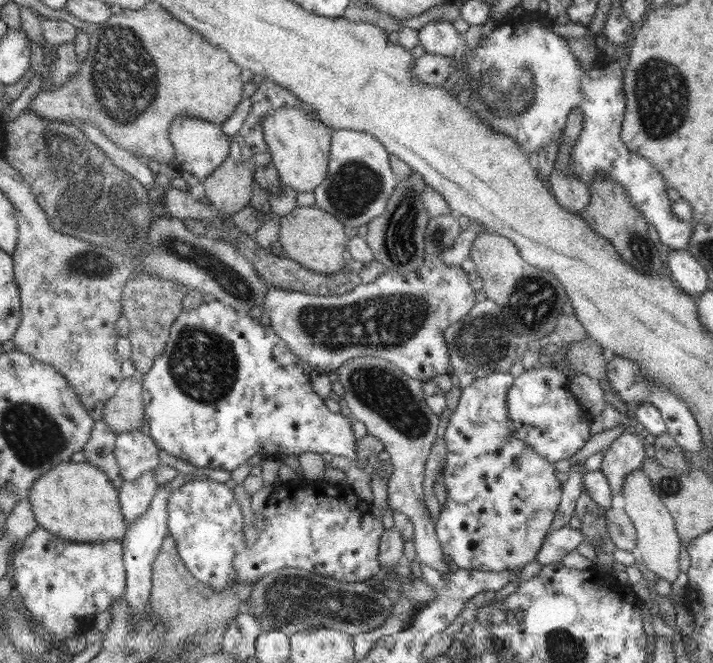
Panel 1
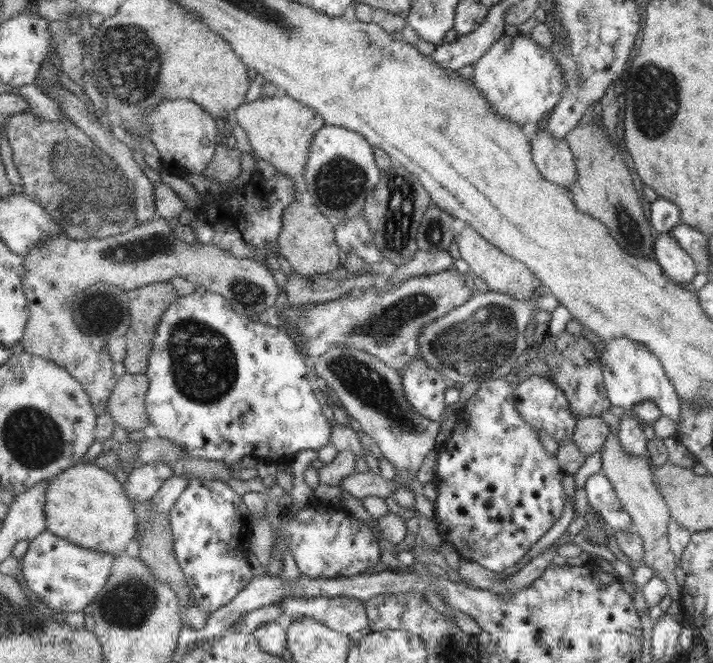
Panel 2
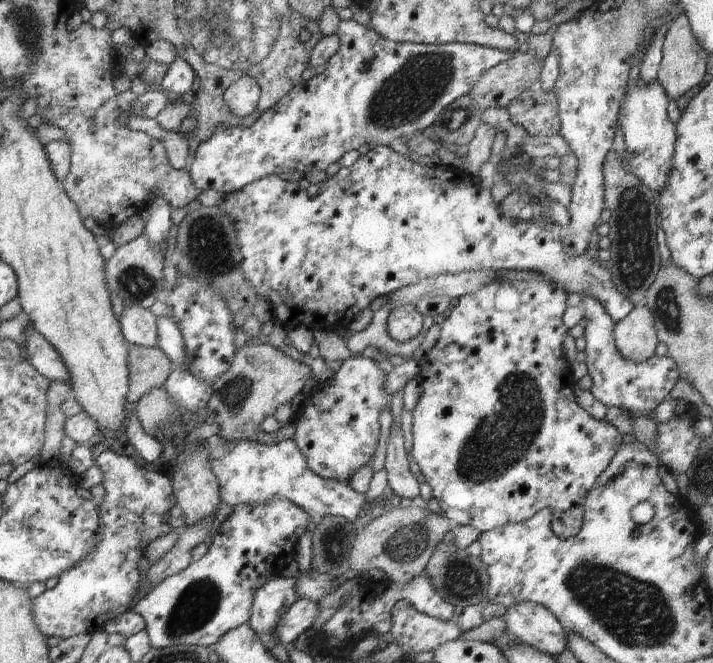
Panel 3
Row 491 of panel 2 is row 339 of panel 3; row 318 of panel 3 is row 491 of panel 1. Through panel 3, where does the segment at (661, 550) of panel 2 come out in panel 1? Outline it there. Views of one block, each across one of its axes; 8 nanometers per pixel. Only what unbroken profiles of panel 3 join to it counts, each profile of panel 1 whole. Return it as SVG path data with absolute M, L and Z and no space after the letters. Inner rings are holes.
M642 469L630 473L624 482L624 510L637 530L637 557L642 559L652 573L668 585L678 578L680 571L681 538L676 532L675 520L656 496L650 479Z

